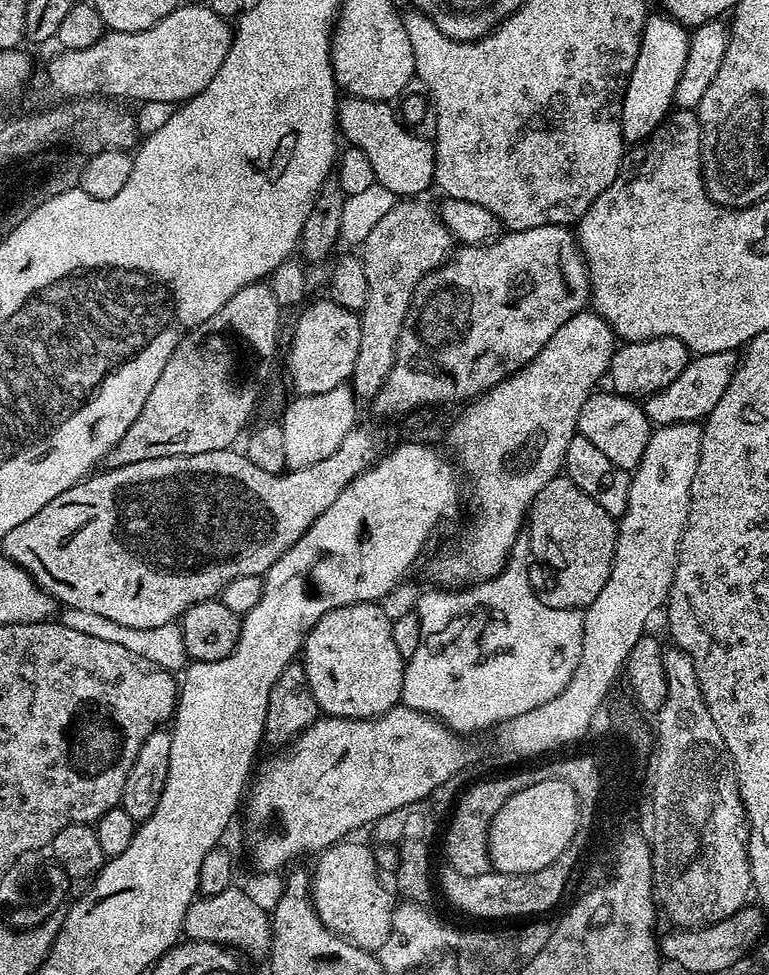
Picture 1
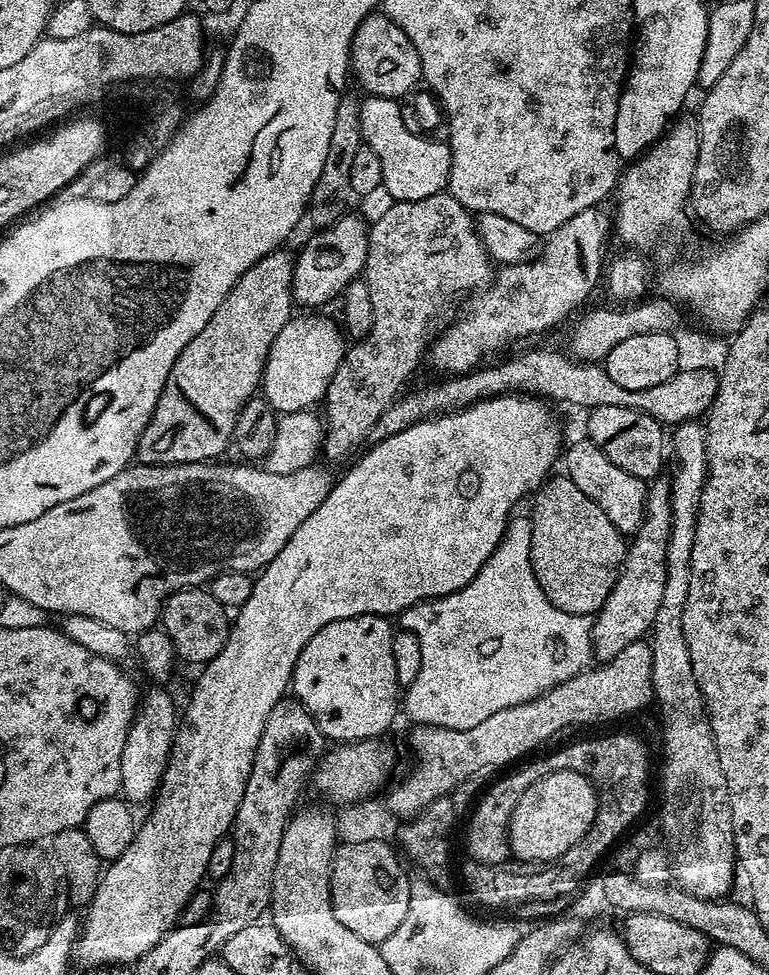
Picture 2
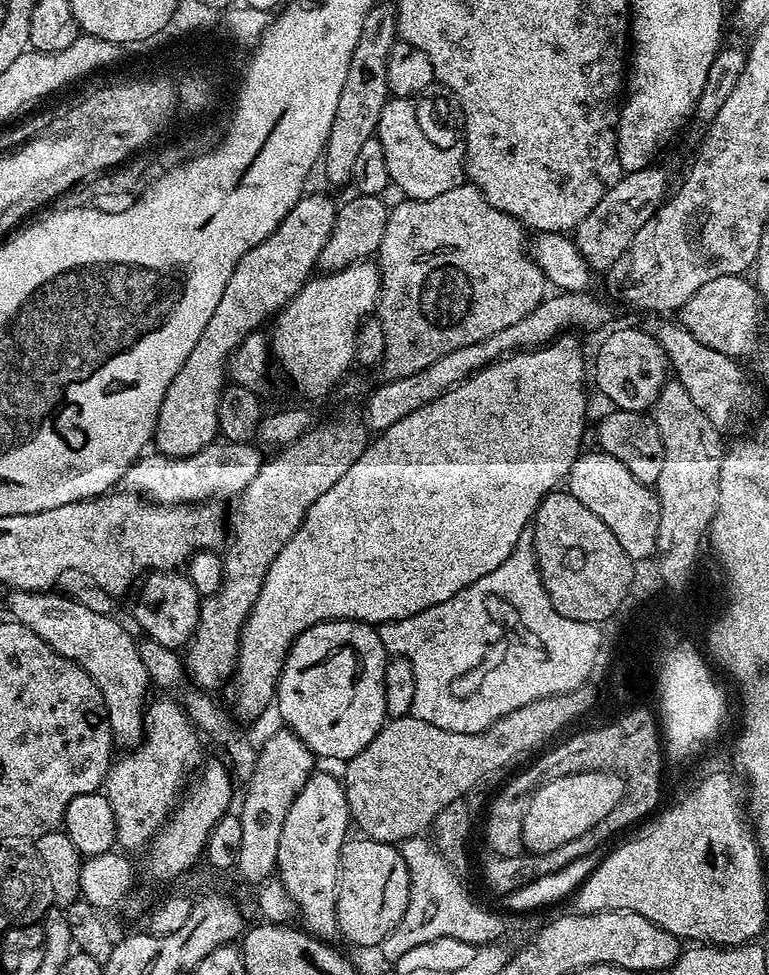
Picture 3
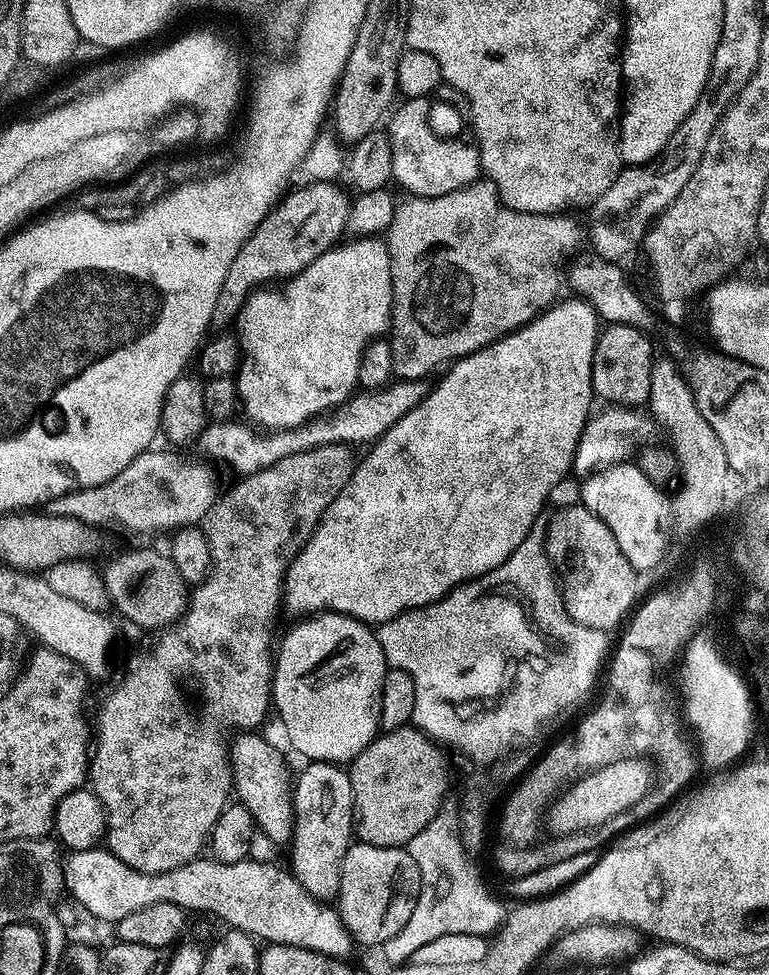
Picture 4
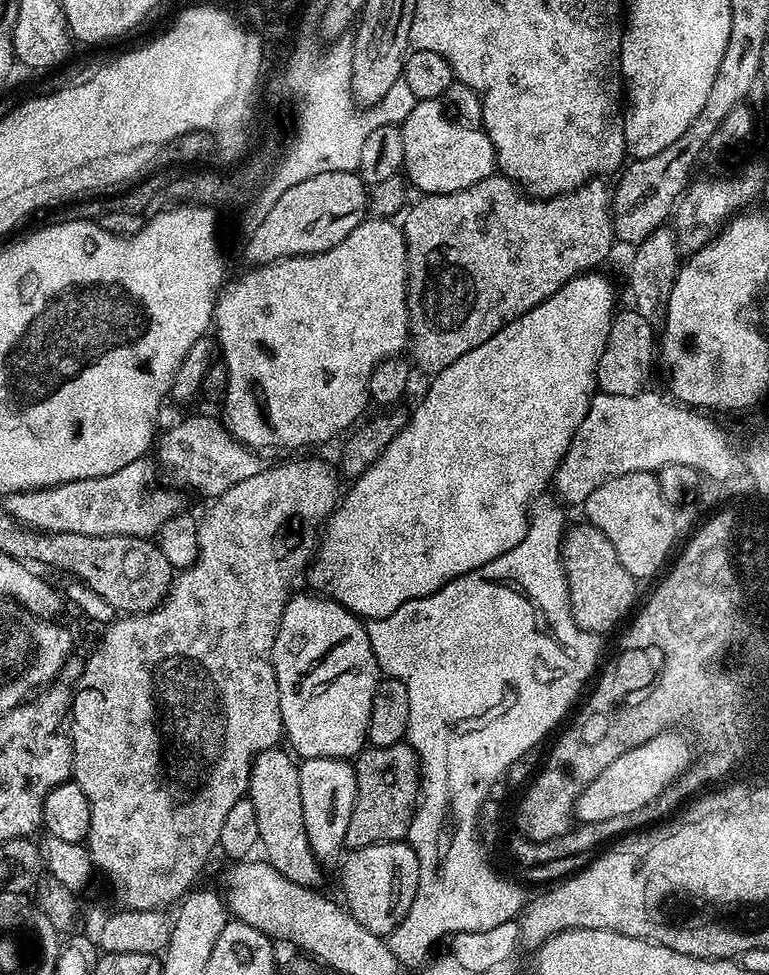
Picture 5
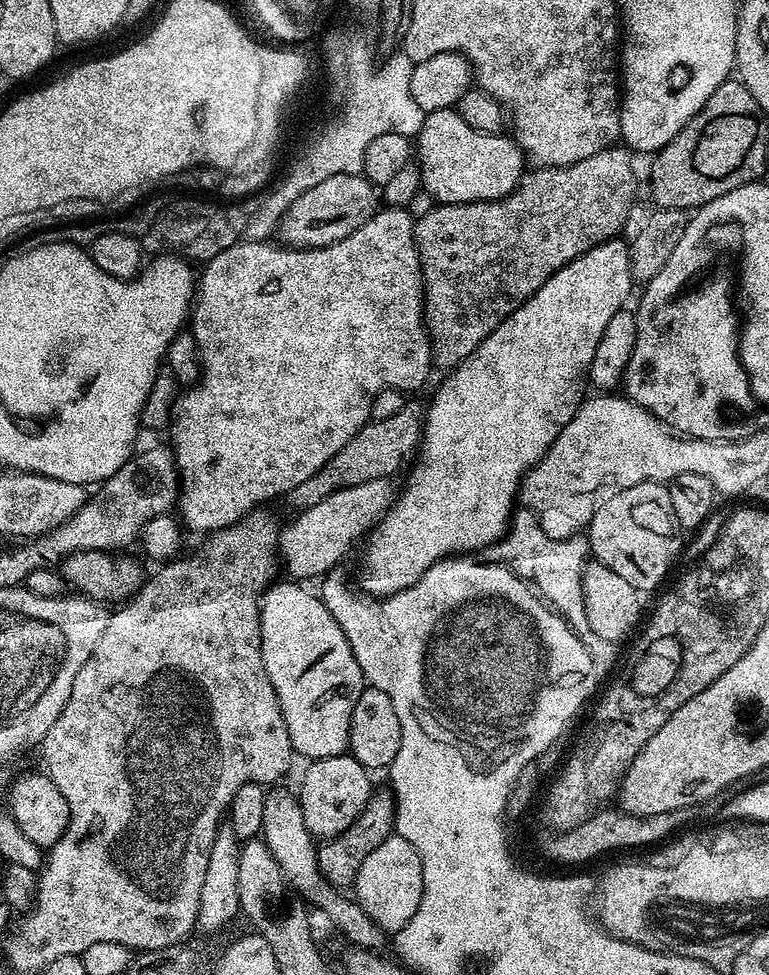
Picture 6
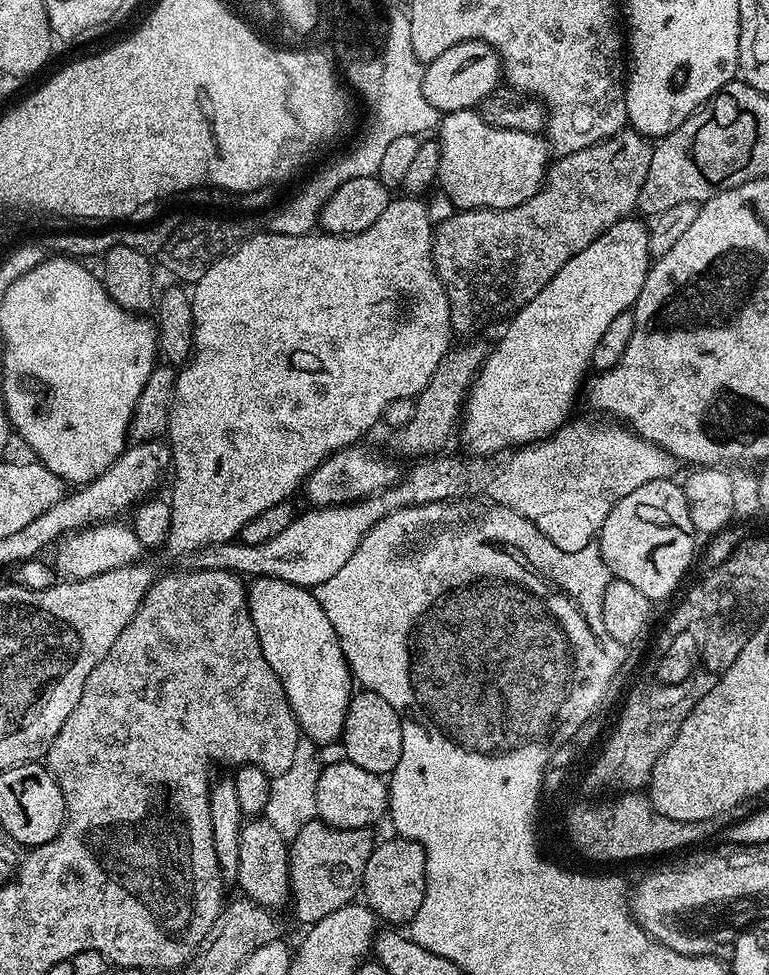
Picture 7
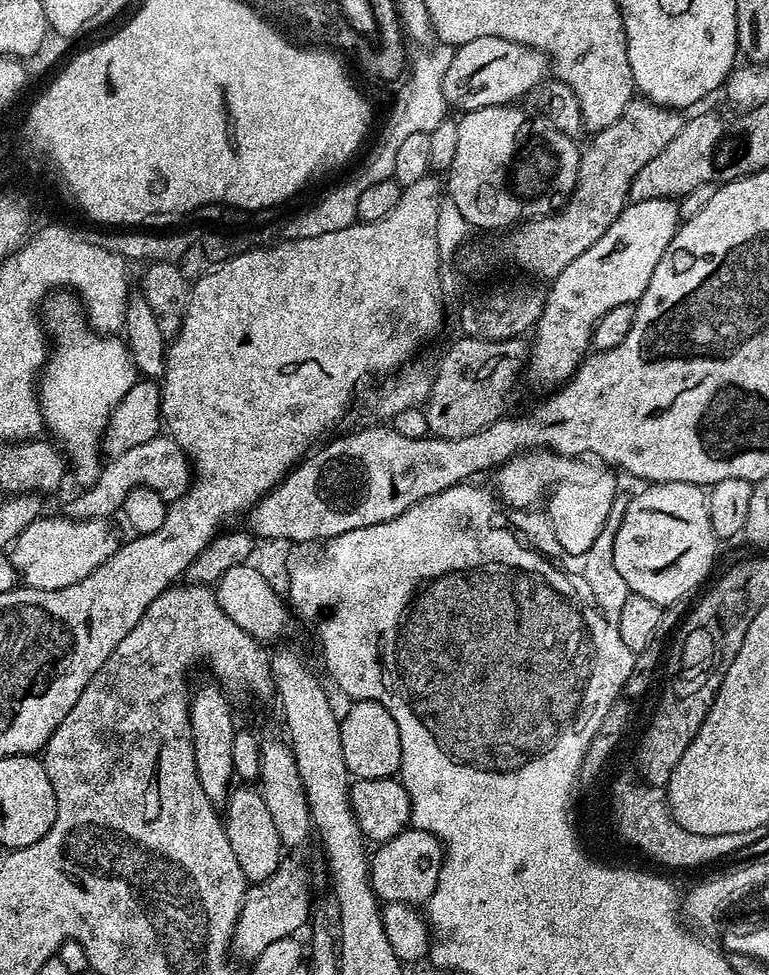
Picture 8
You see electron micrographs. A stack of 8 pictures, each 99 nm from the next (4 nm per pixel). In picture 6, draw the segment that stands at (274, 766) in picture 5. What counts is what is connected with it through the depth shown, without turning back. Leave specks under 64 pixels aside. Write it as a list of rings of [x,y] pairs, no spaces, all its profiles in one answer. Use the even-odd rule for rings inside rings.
[[[273,789],[268,792],[265,815],[261,828],[261,837],[267,848],[274,855],[292,890],[311,907],[318,907],[327,920],[340,930],[349,940],[350,945],[359,949],[380,950],[386,940],[386,934],[356,903],[341,889],[333,887],[325,879],[317,862],[317,845],[302,818],[299,799],[286,790]]]

